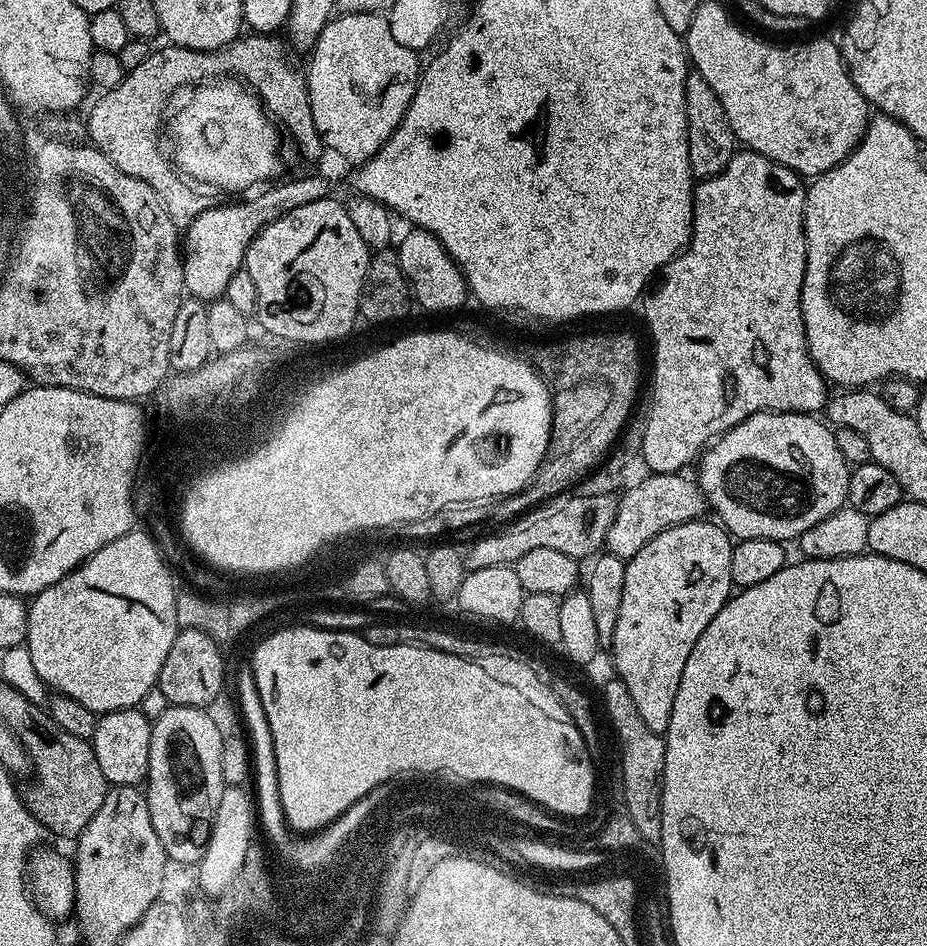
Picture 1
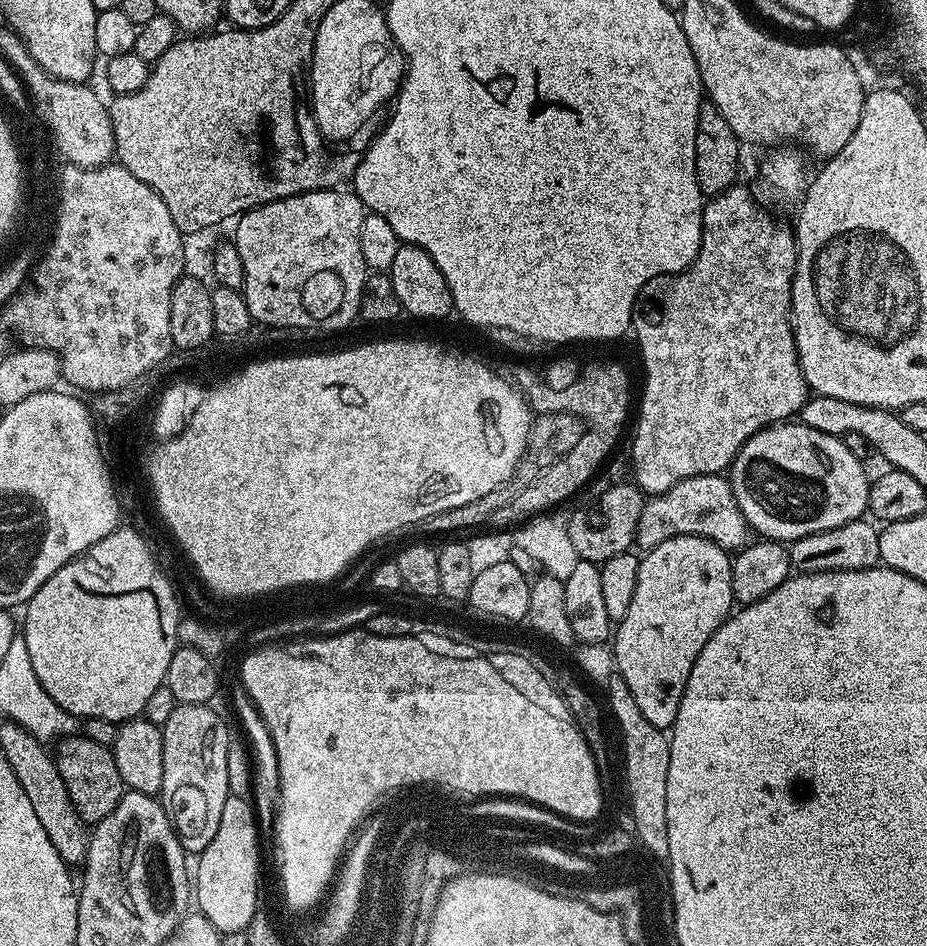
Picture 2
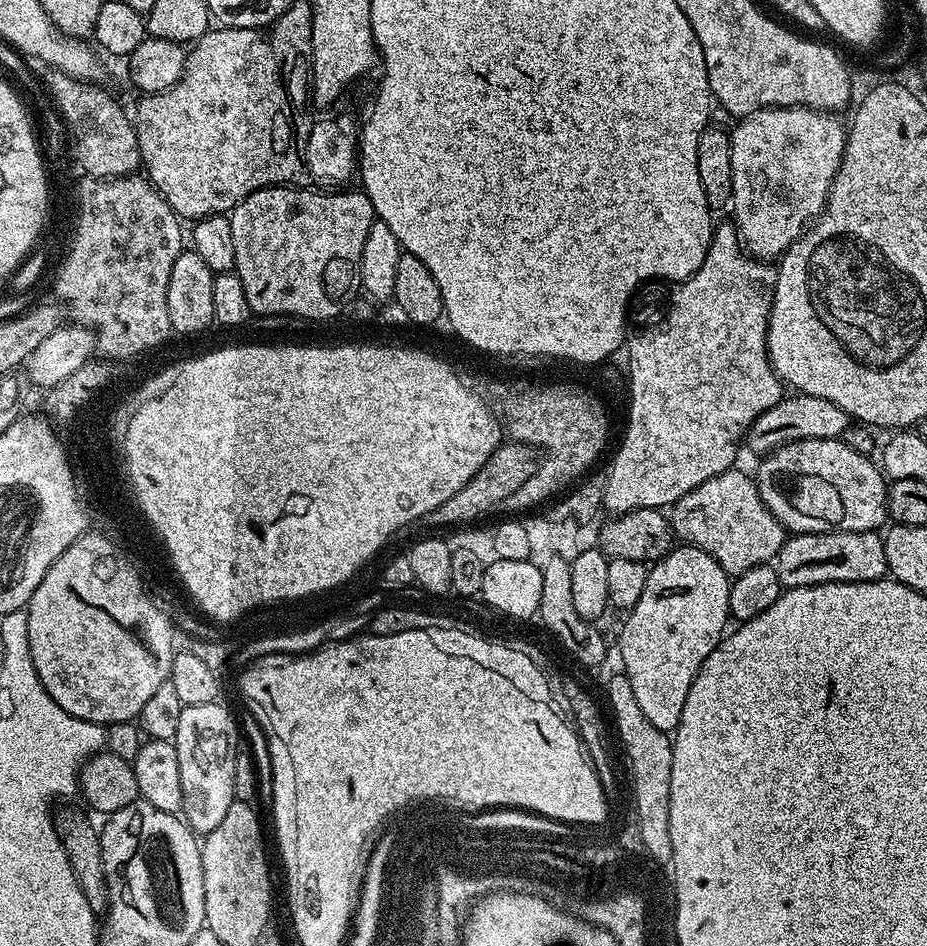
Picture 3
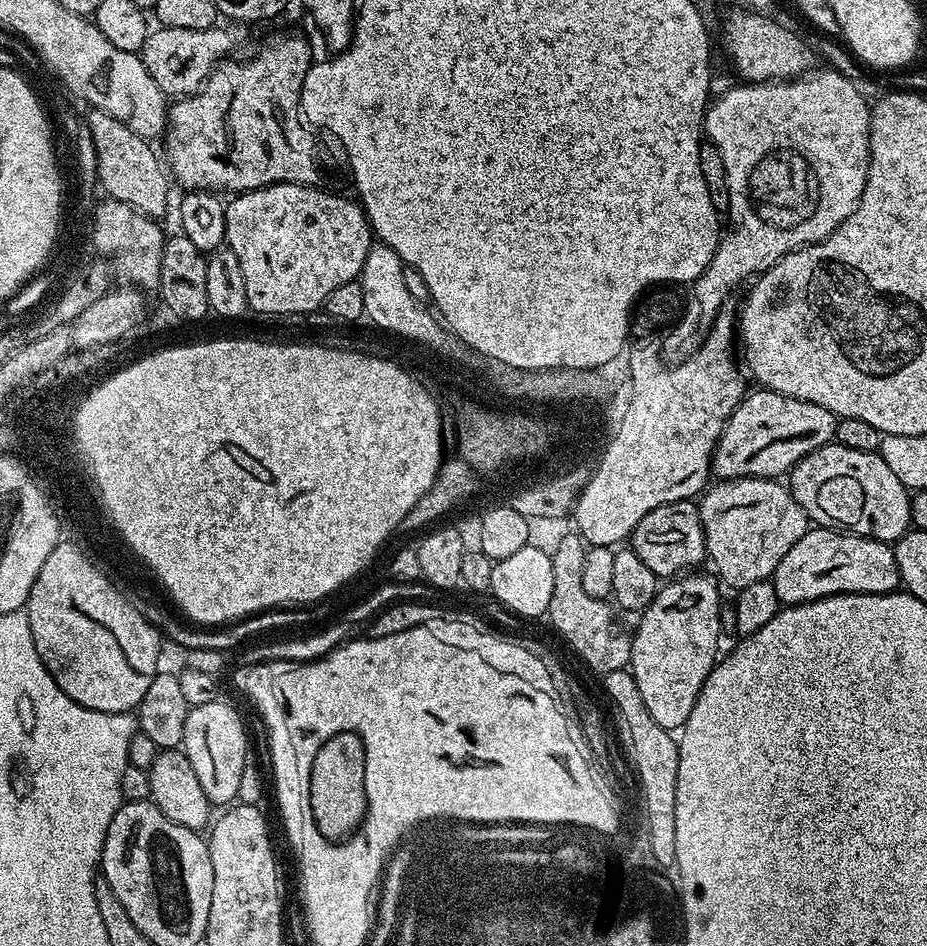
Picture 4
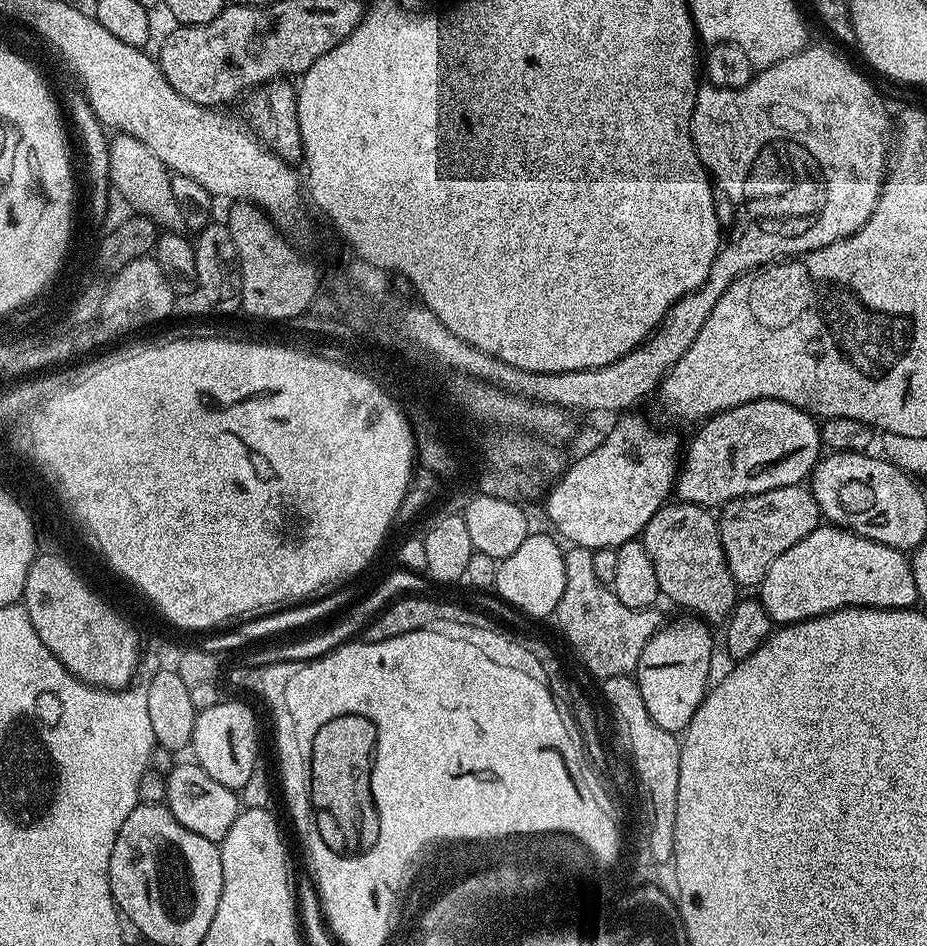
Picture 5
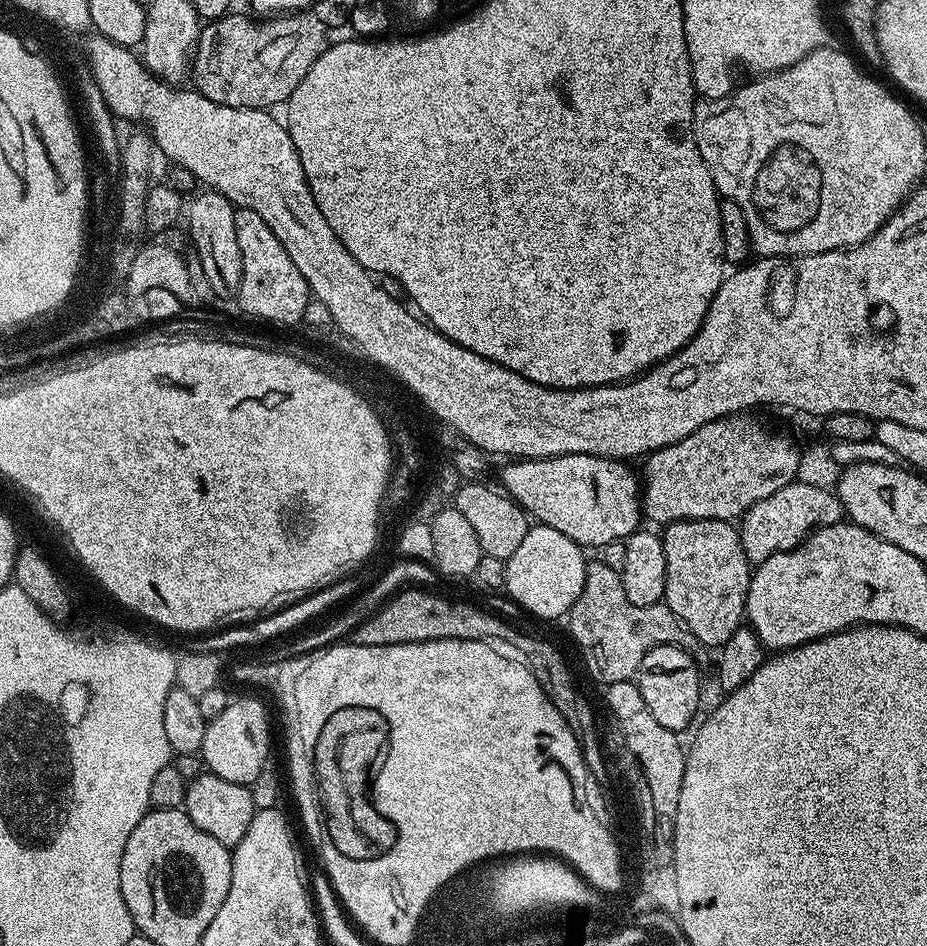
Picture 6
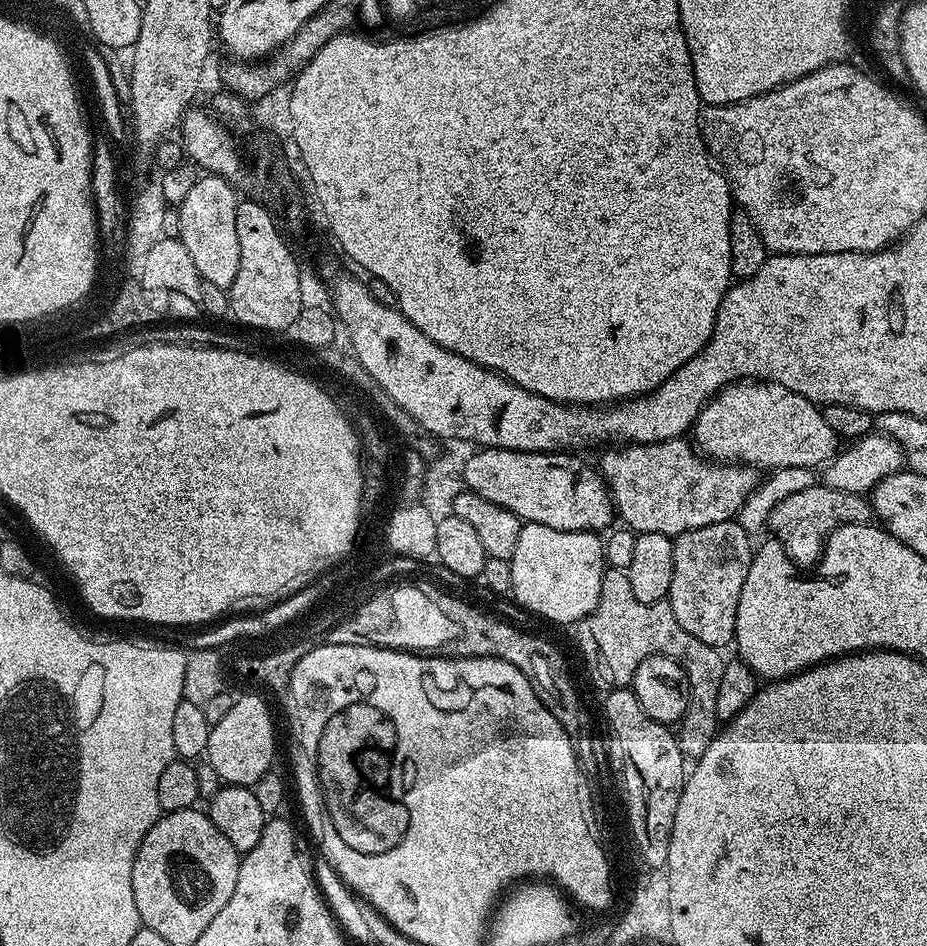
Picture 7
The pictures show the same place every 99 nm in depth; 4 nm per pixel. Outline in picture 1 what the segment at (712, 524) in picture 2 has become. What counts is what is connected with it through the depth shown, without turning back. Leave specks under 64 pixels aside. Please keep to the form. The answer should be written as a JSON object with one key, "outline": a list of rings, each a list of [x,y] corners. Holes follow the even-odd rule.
{"outline":[[[657,472],[645,475],[645,477],[645,480],[638,481],[624,497],[622,495],[619,497],[616,520],[608,531],[607,551],[613,552],[625,562],[634,554],[638,554],[638,550],[642,550],[642,546],[646,546],[646,542],[650,542],[650,538],[662,534],[662,530],[666,530],[670,526],[678,526],[682,522],[701,519],[706,512],[704,492],[695,479],[687,480],[680,472]]]}

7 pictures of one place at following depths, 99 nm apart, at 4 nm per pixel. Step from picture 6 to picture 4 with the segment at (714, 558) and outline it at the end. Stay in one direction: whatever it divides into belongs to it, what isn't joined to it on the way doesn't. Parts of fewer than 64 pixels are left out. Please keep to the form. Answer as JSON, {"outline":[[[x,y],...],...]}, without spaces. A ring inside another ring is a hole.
{"outline":[[[692,500],[670,502],[666,506],[658,506],[650,510],[634,526],[630,537],[630,547],[658,578],[675,578],[689,570],[696,570],[706,560],[706,542],[700,521],[699,507]]]}

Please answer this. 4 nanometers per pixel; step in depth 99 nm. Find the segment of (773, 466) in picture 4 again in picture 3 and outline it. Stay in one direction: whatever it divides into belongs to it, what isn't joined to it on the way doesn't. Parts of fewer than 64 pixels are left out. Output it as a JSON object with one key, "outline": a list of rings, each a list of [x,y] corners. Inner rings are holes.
{"outline":[[[788,394],[783,400],[770,406],[770,410],[760,415],[748,429],[746,448],[752,452],[764,452],[760,454],[771,454],[777,448],[783,448],[784,445],[792,444],[795,440],[809,440],[810,438],[835,440],[843,437],[849,423],[850,417],[846,414],[846,410],[834,406],[834,402],[826,402],[826,398]]]}

